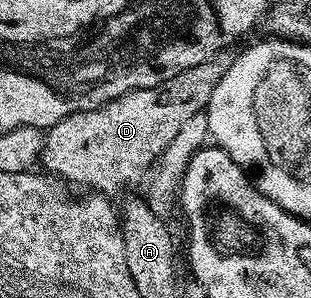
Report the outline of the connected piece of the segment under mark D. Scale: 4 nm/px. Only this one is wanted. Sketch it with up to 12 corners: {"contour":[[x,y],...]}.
{"contour":[[219,58],[46,129],[42,167],[108,198],[211,103]]}

